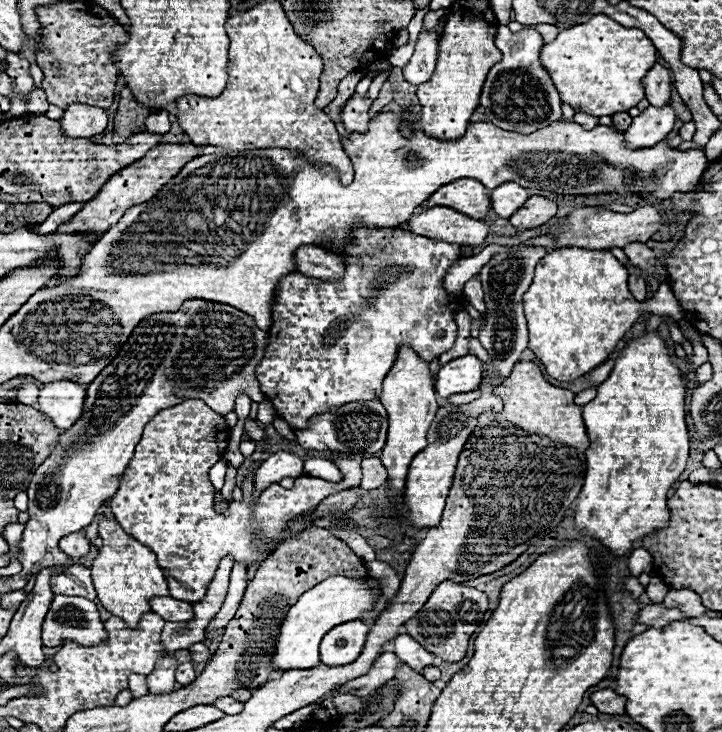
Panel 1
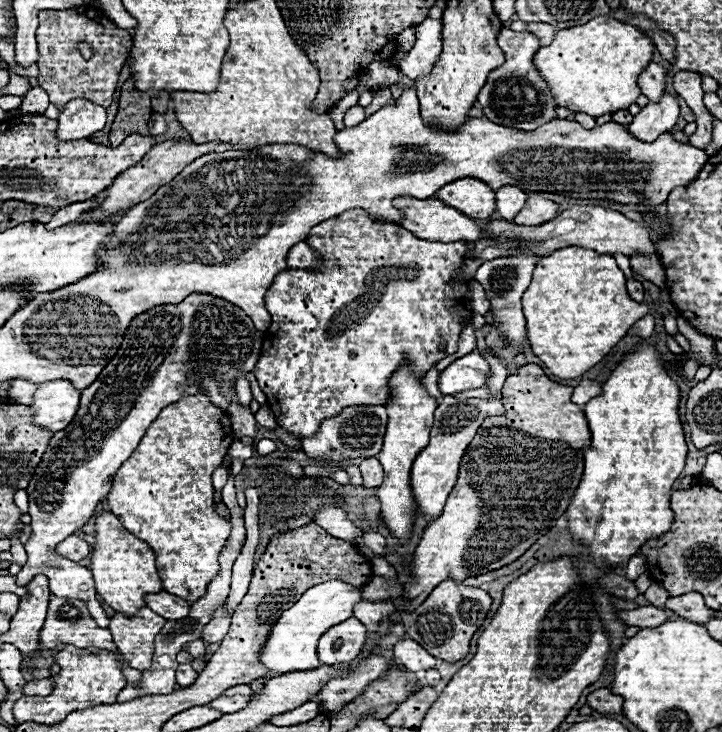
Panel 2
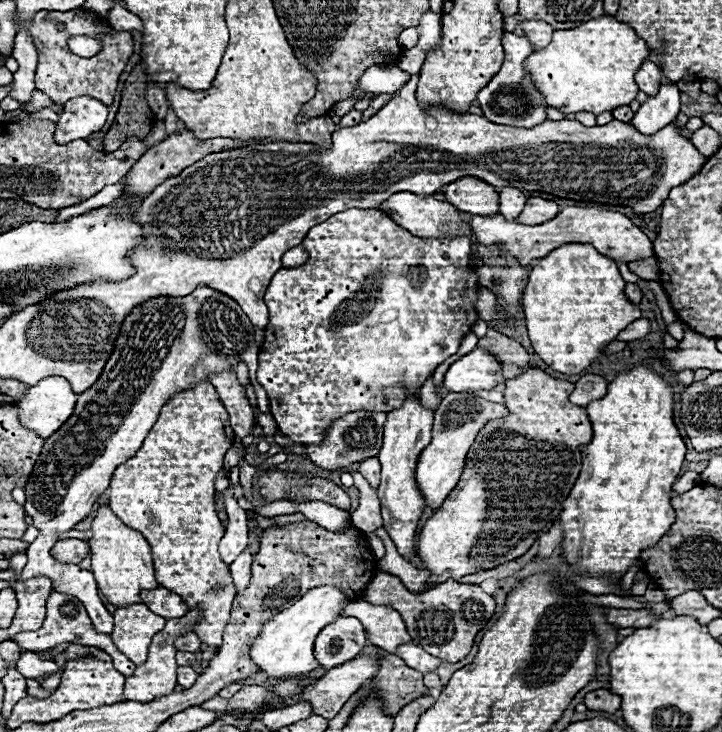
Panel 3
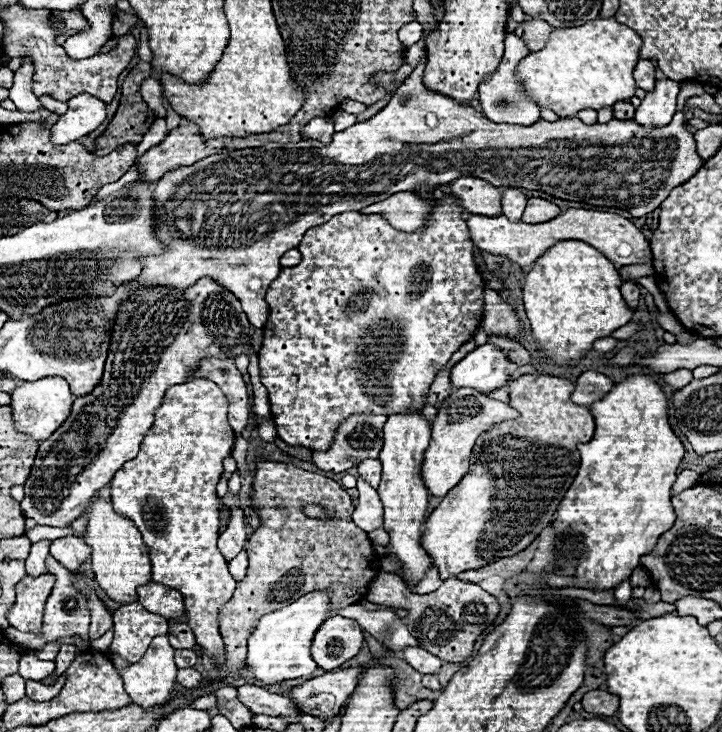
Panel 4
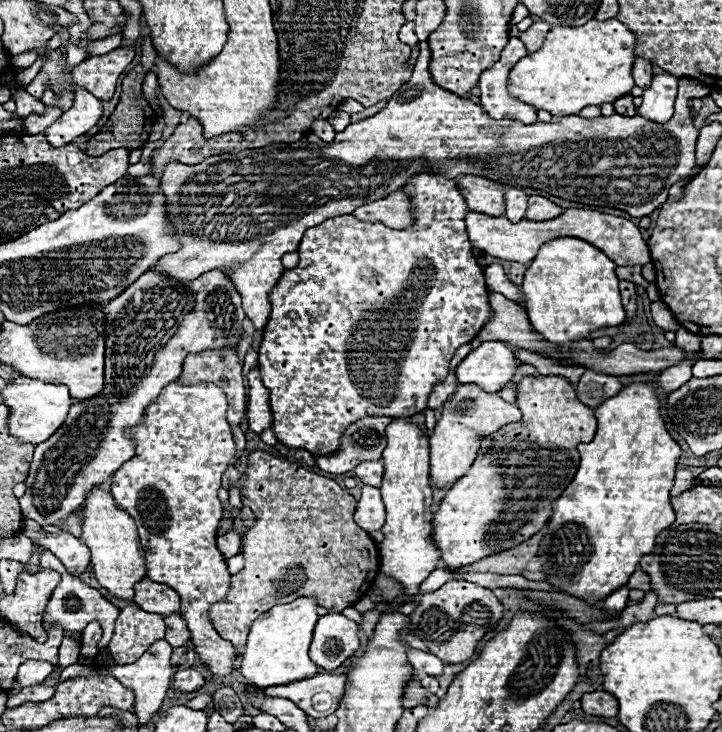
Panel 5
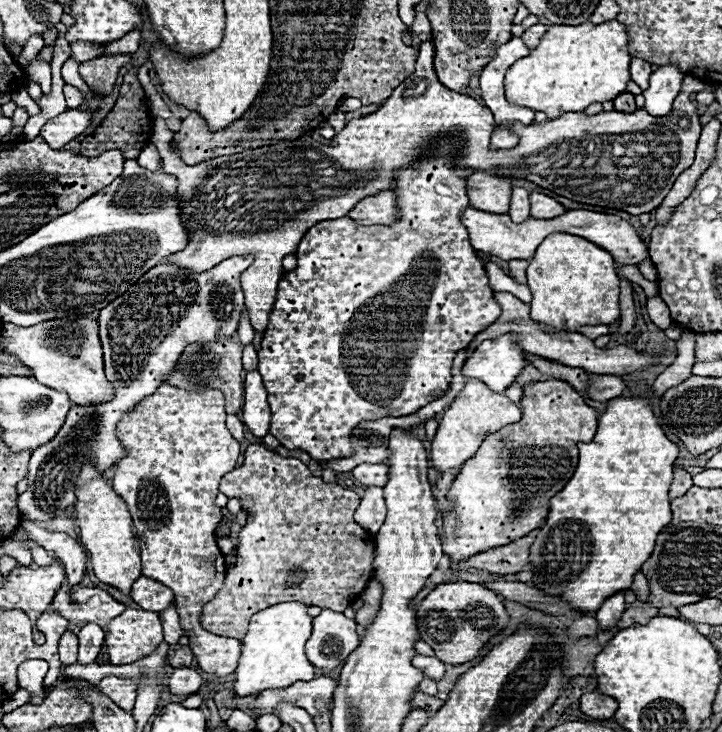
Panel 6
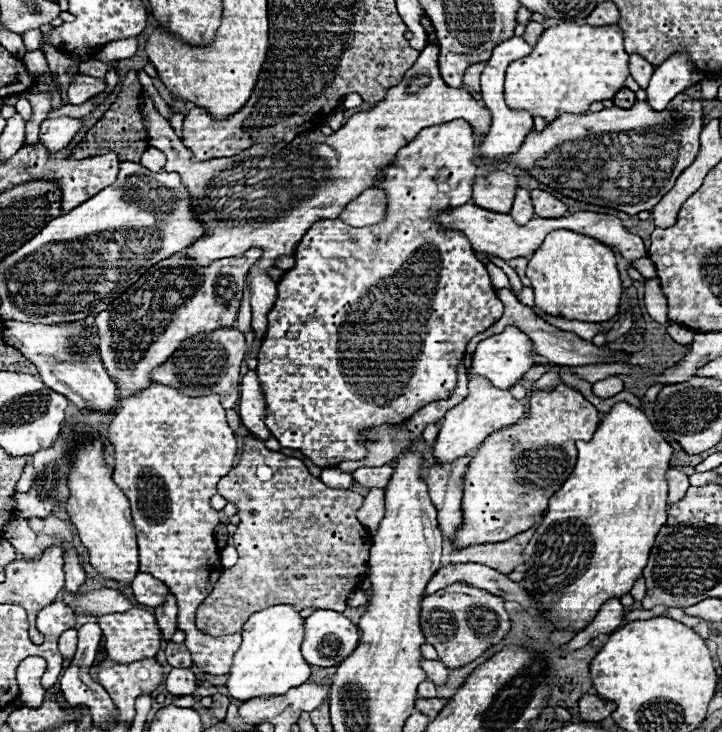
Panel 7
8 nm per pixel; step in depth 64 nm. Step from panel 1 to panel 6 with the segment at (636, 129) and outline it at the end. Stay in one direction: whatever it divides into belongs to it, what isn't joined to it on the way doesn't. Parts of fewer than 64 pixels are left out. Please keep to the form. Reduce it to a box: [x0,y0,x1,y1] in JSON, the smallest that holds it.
[642,64,690,116]

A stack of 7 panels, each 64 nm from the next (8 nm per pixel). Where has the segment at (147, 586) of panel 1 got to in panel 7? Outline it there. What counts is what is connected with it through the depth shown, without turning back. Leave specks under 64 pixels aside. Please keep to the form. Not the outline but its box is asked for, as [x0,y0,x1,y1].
[66,440,138,584]

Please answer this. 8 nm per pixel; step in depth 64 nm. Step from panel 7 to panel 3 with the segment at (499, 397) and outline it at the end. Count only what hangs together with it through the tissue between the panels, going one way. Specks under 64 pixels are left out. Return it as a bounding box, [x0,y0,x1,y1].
[416,392,510,508]

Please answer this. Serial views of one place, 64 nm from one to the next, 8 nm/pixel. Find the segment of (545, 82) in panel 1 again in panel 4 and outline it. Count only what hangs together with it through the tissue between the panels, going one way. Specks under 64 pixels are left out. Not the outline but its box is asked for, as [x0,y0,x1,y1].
[478,34,540,122]

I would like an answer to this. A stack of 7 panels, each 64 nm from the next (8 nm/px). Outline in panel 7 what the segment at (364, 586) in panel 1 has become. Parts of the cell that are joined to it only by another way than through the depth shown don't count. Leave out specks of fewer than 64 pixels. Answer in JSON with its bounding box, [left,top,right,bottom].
[226,604,310,702]

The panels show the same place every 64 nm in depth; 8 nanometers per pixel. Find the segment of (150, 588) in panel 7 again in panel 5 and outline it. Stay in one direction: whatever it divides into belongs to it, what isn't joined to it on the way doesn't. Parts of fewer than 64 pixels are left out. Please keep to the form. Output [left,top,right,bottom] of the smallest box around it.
[134,578,180,616]

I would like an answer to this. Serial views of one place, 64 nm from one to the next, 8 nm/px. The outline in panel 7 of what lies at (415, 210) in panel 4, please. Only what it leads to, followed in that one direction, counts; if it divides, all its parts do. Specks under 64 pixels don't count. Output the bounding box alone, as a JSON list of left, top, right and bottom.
[340,188,386,228]

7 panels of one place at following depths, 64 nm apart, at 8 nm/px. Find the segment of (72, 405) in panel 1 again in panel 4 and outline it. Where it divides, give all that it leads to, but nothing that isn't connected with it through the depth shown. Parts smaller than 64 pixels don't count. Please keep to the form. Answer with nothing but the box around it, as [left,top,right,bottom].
[10,376,74,442]

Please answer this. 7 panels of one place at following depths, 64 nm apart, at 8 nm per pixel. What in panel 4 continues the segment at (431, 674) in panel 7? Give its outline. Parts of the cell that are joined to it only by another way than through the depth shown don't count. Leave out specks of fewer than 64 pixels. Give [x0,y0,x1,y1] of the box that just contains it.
[402,646,442,674]

